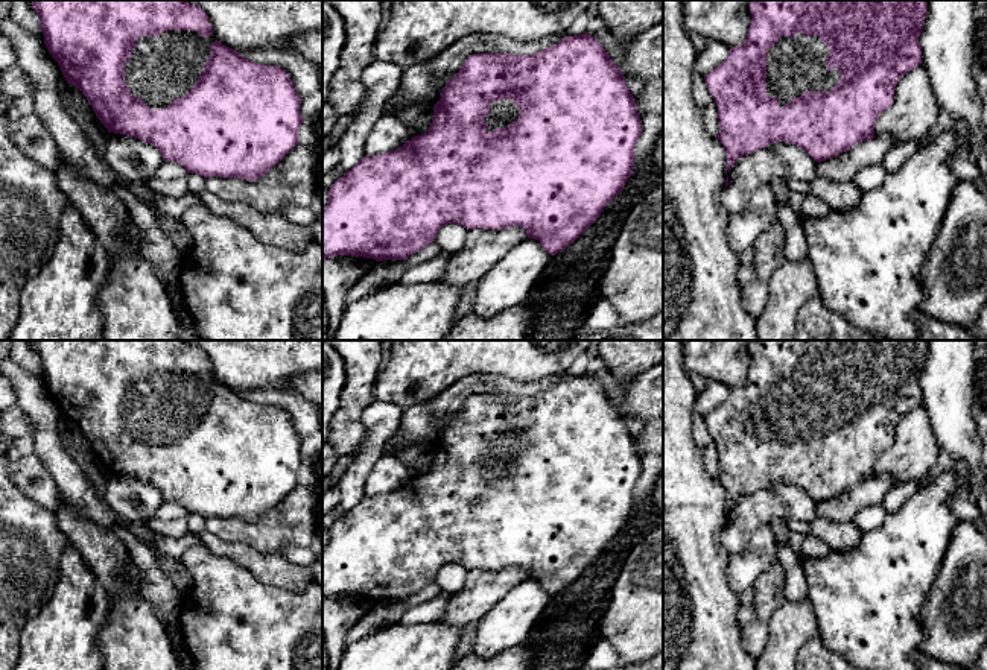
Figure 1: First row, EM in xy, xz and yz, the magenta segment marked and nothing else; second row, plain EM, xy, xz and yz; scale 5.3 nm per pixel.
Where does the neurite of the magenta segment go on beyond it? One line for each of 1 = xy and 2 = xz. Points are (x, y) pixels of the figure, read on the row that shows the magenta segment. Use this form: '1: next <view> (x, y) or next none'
1: next xy (163, 67)
2: next xz (504, 113)

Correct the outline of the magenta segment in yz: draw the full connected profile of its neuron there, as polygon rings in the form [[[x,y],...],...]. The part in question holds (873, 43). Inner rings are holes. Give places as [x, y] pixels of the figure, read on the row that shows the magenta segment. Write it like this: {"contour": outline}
{"contour": [[[751,0],[751,24],[745,43],[730,47],[727,59],[704,76],[706,85],[715,99],[719,119],[719,141],[727,153],[727,170],[748,153],[753,153],[773,143],[792,143],[808,152],[817,163],[833,158],[858,143],[874,138],[878,117],[894,103],[894,90],[899,79],[922,64],[922,33],[928,6],[926,0]]]}

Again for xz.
{"contour": [[[589,32],[535,55],[474,53],[443,88],[429,129],[395,150],[363,156],[328,188],[322,260],[351,255],[405,260],[435,242],[447,223],[467,229],[523,226],[551,255],[573,243],[622,191],[642,134],[636,99],[604,46]]]}

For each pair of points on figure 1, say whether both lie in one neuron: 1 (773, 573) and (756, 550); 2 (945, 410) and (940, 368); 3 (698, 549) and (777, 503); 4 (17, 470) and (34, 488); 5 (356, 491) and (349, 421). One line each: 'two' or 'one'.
1: two
2: one
3: two
4: one
5: two

